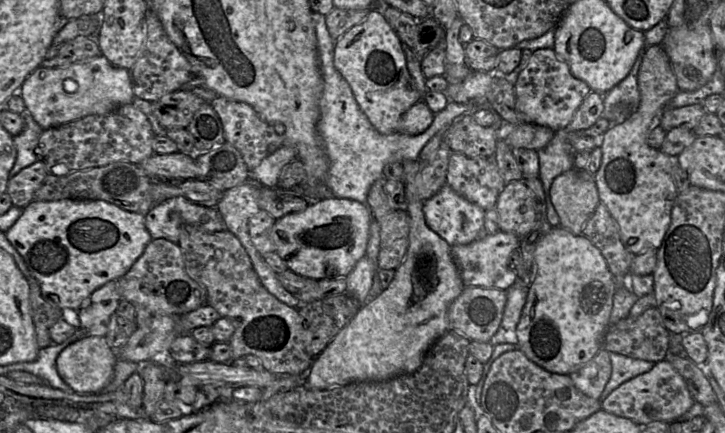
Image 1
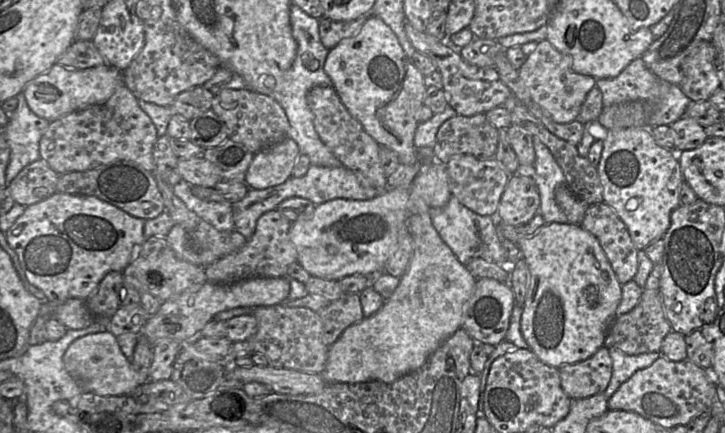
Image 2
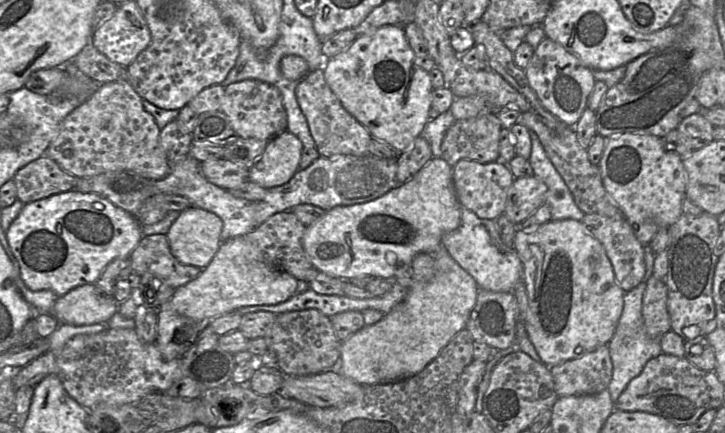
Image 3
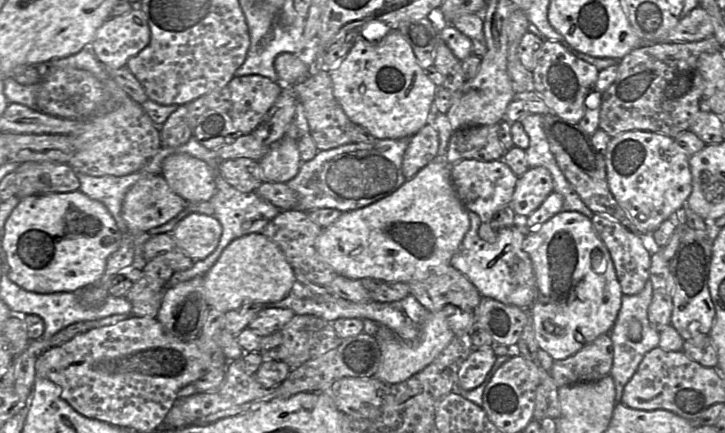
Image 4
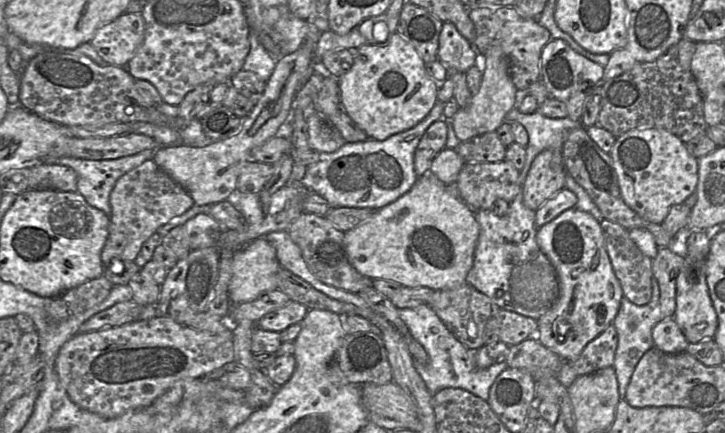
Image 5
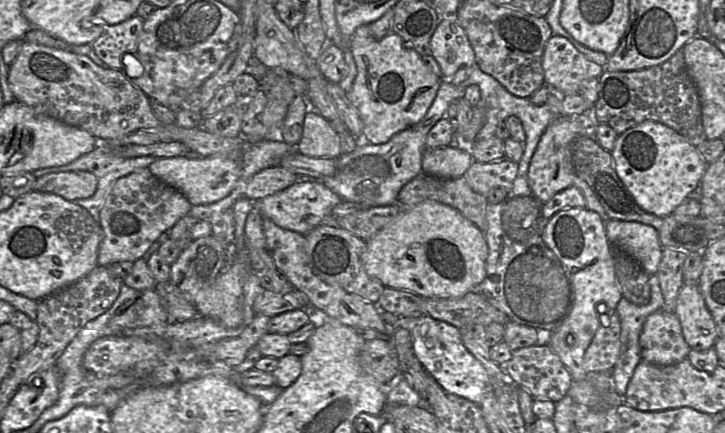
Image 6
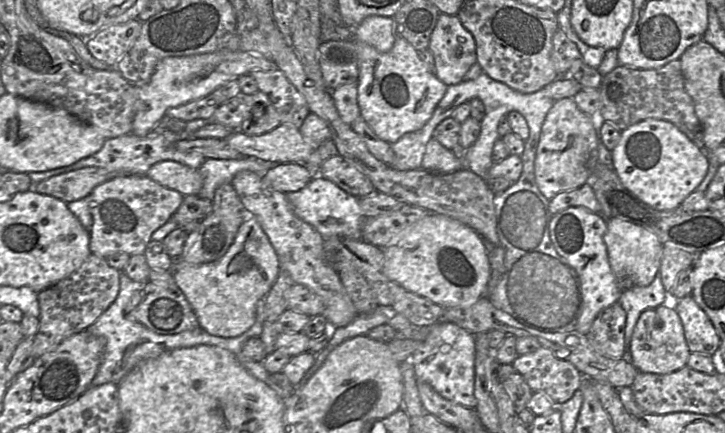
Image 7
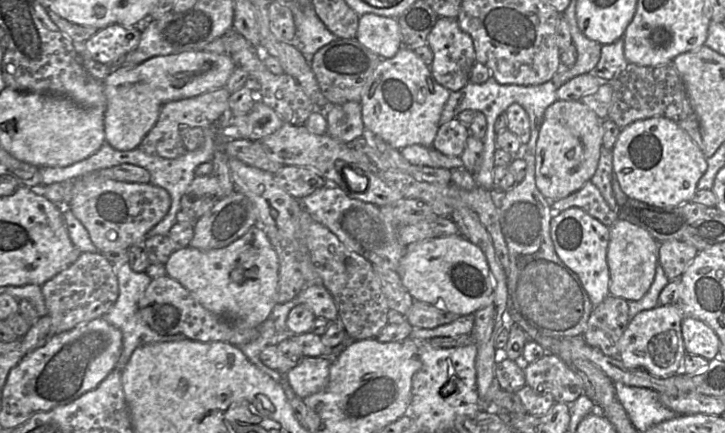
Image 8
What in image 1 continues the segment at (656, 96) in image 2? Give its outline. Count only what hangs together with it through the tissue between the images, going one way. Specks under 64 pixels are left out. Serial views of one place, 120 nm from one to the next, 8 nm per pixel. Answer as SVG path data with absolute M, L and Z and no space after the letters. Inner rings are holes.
M644 46L631 68L629 74L608 92L603 93L604 111L602 117L611 123L619 123L635 111L640 103L640 93L638 87L638 71L642 63L642 59L648 46ZM624 107L624 111L618 110Z

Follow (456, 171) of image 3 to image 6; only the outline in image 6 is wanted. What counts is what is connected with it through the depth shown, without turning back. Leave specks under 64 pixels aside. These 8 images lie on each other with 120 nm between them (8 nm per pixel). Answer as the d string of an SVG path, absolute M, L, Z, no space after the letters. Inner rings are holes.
M507 158L492 162L474 161L464 177L475 192L488 198L491 190L497 187L509 192L513 188L518 168L518 163Z

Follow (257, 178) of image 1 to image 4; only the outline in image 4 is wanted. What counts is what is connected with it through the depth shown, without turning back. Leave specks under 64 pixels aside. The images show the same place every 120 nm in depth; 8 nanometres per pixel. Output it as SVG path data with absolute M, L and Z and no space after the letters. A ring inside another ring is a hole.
M283 137L258 162L263 182L287 183L297 175L302 164L298 140Z

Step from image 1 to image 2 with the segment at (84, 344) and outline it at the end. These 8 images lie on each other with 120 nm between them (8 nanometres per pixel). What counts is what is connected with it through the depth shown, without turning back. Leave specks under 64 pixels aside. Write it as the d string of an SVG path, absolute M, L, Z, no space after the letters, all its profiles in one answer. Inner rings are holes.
M107 330L73 341L63 356L63 363L83 389L100 396L127 395L141 385L131 361L121 351L116 336Z

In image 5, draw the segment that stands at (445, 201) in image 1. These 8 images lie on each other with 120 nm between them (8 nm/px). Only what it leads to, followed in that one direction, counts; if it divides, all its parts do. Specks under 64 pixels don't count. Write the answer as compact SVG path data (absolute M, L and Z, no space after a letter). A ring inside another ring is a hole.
M522 192L509 203L508 212L504 216L497 216L491 209L473 211L480 226L480 234L473 266L466 277L467 283L486 295L498 308L538 320L558 300L560 284L554 266L537 243L538 227L535 222L535 211L525 206Z

